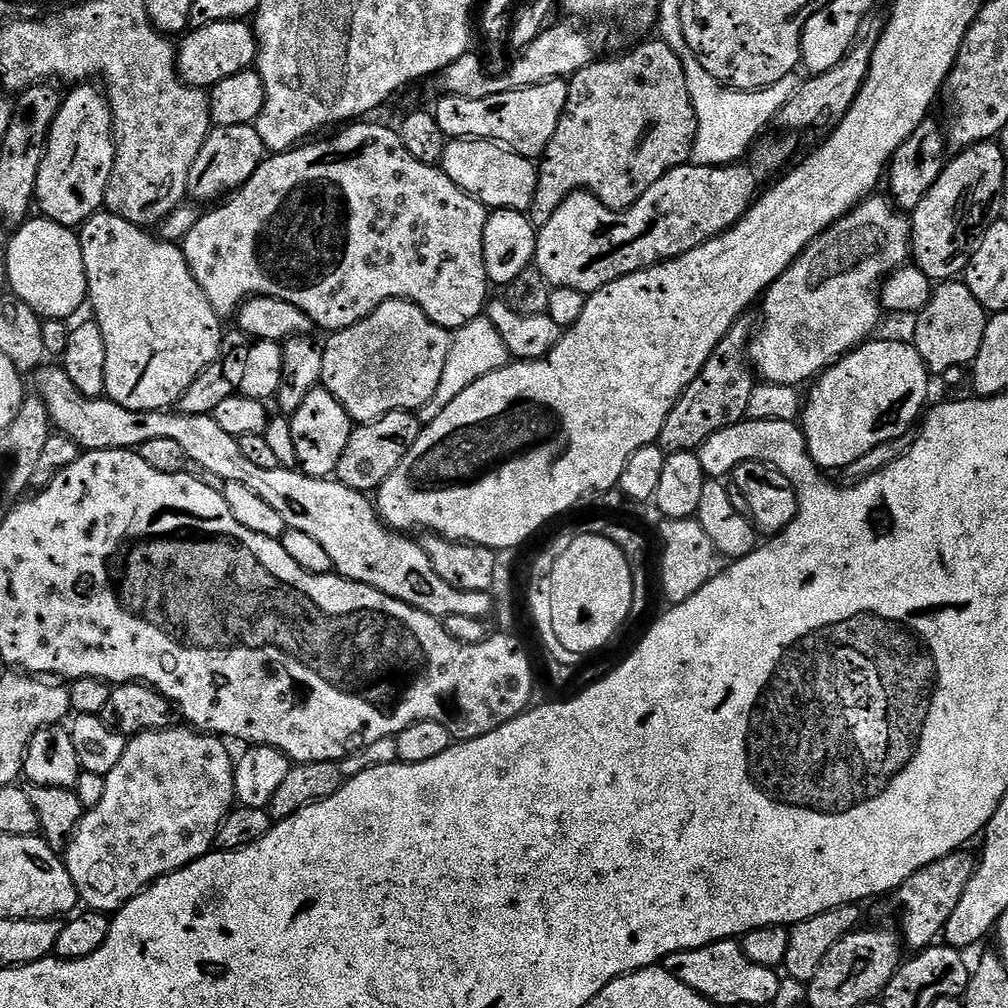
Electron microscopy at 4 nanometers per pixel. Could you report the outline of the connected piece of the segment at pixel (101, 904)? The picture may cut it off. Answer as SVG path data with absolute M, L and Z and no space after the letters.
M173 726L170 728L159 728L157 732L143 732L128 740L126 750L122 754L122 759L110 774L104 777L106 782L106 794L102 794L102 802L98 806L87 809L84 818L76 827L74 835L66 844L66 863L70 870L70 878L74 878L74 886L78 890L81 901L93 912L103 912L105 914L115 914L124 905L132 901L136 895L149 888L154 881L160 880L163 876L169 876L172 872L177 872L179 868L184 868L187 864L193 864L195 860L200 860L203 856L213 851L216 843L216 835L222 826L222 822L228 817L236 804L236 791L234 790L234 774L236 765L234 756L228 753L228 748L223 739L215 734L199 731L191 726Z

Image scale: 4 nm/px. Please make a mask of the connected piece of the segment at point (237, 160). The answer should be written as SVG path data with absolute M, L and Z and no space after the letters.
M253 125L213 127L194 162L194 170L190 170L188 196L193 201L219 201L241 188L252 177L254 170L258 170L265 158L264 143L262 138L258 138L258 130Z

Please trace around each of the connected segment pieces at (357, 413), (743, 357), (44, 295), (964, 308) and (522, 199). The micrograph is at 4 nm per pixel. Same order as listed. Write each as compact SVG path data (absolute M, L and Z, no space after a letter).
M387 300L378 306L366 318L341 332L333 332L327 337L328 344L323 345L321 385L346 410L346 414L356 424L368 424L382 418L388 412L410 412L426 406L438 390L438 381L442 378L442 369L446 367L446 358L450 355L452 332L435 324L419 306L409 300Z
M745 314L736 319L726 338L718 342L698 378L694 378L694 382L690 382L688 389L680 395L674 410L670 410L666 423L662 425L658 443L665 454L696 452L710 434L718 434L718 430L726 430L726 426L734 426L749 415L750 394L757 387L758 380L748 359L748 348L757 331L757 317Z
M29 218L15 229L8 244L8 283L15 299L26 302L44 320L67 321L88 298L86 266L79 235L53 220Z
M963 279L937 283L933 287L930 302L915 317L914 346L929 373L942 374L950 370L950 366L964 368L971 365L978 350L982 350L982 334L986 334L989 319L989 313L984 311L982 302L970 294L970 286L966 286Z
M448 140L444 146L442 167L459 188L489 210L509 208L527 213L532 207L537 165L529 157L520 156L502 144L491 140Z

